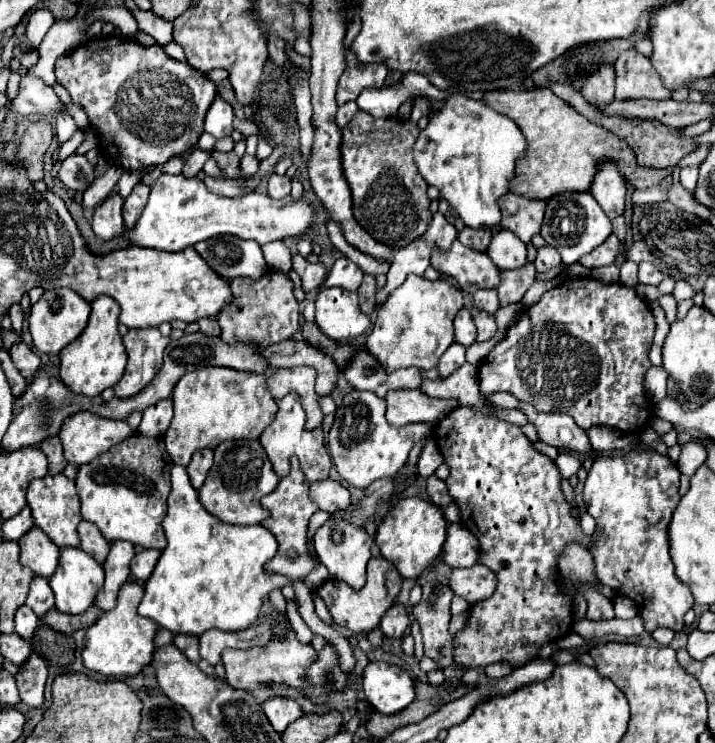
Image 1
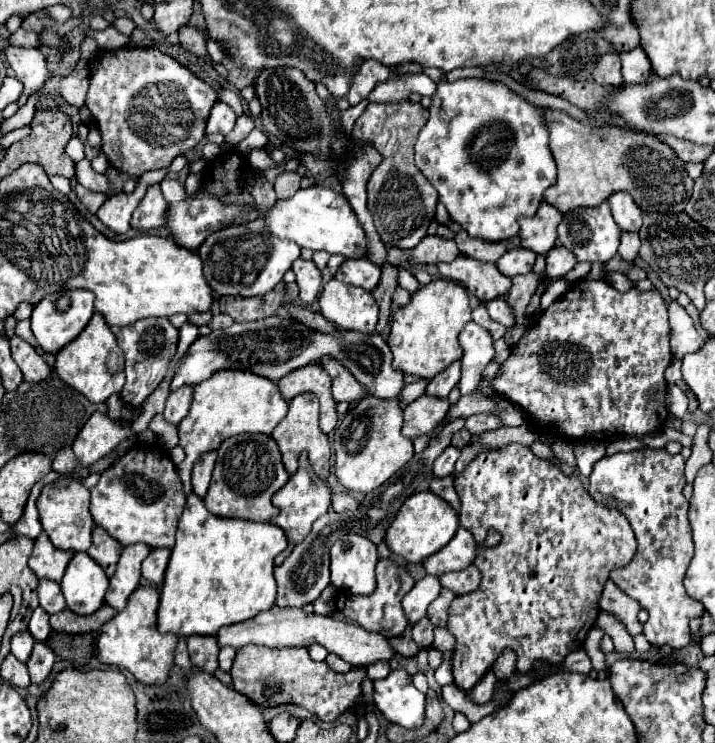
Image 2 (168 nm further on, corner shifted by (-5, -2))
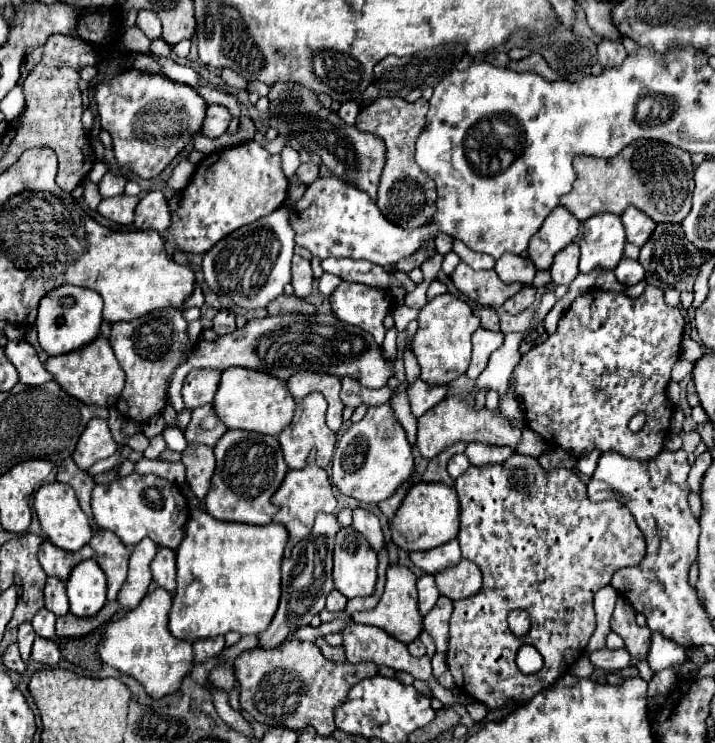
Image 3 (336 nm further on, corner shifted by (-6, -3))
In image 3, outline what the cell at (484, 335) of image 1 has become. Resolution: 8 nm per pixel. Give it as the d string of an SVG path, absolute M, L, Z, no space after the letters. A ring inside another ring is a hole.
M477 309L477 315L481 319L481 327L489 329L489 331L499 331L499 313L493 309Z

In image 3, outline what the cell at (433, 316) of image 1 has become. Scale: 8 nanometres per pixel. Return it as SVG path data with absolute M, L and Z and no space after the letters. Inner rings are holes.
M451 293L437 295L419 311L417 323L419 329L415 331L409 347L421 367L421 379L429 385L445 385L463 375L471 361L471 335L479 327L479 317L473 309Z

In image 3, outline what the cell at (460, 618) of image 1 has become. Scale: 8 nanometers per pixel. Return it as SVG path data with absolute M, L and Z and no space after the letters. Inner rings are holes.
M351 623L347 625L343 631L339 631L339 635L343 637L343 649L345 649L345 655L347 655L347 661L349 663L363 663L363 661L373 661L377 665L387 665L387 667L393 667L395 671L407 671L409 675L413 675L415 679L425 679L429 681L429 687L433 691L433 695L443 703L443 705L455 705L455 697L449 689L441 687L439 683L435 683L435 677L431 673L431 657L429 655L423 655L423 657L413 657L409 655L405 643L397 641L395 637L391 637L389 633L385 633L383 629L379 627L373 627L373 625L357 625L357 623Z

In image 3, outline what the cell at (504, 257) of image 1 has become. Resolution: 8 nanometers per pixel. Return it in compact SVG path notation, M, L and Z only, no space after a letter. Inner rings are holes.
M507 253L497 261L495 273L499 275L499 279L503 283L515 283L515 281L517 283L531 283L537 273L537 267L525 255Z

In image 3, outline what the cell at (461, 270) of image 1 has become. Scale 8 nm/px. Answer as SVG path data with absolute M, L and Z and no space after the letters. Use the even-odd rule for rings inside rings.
M459 263L451 275L455 287L479 305L503 305L515 291L521 289L521 283L505 285L495 271L473 271L467 263Z

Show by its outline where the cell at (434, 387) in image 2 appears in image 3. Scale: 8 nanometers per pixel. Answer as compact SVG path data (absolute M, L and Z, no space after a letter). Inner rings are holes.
M417 379L413 383L413 387L409 389L409 401L411 401L411 411L413 415L423 415L427 409L435 407L439 401L443 401L447 397L447 389L449 385L429 385L421 379Z

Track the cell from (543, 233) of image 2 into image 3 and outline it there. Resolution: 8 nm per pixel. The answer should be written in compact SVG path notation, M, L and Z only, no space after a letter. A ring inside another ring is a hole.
M555 207L541 229L529 241L529 257L537 269L549 269L557 251L567 247L579 233L579 221L563 207Z

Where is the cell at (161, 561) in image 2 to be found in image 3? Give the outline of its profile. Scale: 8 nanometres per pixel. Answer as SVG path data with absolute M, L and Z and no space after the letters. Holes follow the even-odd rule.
M159 547L151 563L151 573L159 587L173 593L175 591L175 551L167 547Z

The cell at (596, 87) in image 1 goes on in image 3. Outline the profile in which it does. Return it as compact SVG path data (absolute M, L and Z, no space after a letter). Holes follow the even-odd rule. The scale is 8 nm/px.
M603 39L599 43L599 63L603 69L611 69L611 67L619 67L625 61L627 53L621 41L609 41Z

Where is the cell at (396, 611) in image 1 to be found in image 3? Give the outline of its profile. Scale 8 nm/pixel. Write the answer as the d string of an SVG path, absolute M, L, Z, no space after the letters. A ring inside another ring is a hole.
M421 575L417 581L417 591L419 591L419 601L417 601L419 613L427 615L441 595L437 585L435 585L435 577L433 575Z

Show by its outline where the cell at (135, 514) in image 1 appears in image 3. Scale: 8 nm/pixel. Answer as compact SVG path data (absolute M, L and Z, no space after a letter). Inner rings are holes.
M131 473L127 477L117 477L109 483L95 485L91 493L91 511L99 529L115 533L125 545L137 545L143 537L153 539L159 547L177 549L185 531L185 521L189 517L187 499L183 497L179 485L157 477Z

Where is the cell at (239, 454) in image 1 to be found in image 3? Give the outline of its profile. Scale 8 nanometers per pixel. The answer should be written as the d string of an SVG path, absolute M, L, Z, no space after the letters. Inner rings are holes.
M227 431L215 445L215 457L217 469L203 501L207 513L221 521L269 525L273 515L279 511L271 503L271 497L289 471L277 437L253 431Z

